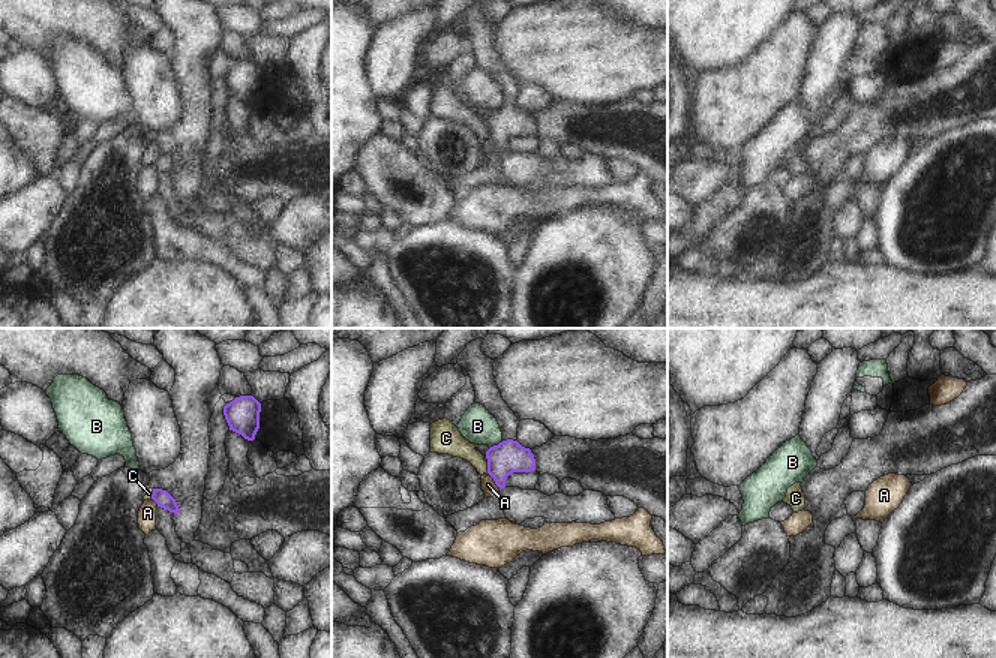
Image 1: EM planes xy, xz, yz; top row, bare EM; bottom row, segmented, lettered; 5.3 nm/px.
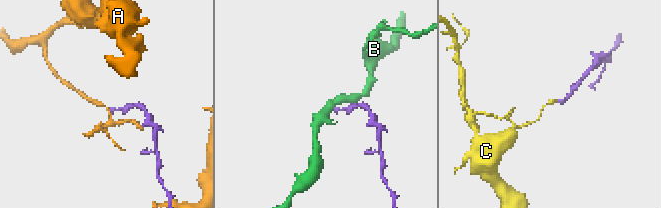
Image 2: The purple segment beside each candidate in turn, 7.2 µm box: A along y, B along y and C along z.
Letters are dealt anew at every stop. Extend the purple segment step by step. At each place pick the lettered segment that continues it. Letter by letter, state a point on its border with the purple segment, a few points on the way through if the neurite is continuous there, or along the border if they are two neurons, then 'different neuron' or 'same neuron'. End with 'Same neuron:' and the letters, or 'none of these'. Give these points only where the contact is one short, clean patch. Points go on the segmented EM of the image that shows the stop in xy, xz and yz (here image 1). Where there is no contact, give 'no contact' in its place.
A: xz (494, 480) | along xz (488, 472), (500, 489) | different neuron
B: xz (495, 445) | along xz (503, 441), (489, 448) | different neuron
C: xz (488, 468) | along xz (486, 462), (488, 472) | different neuron
Same neuron: none of these

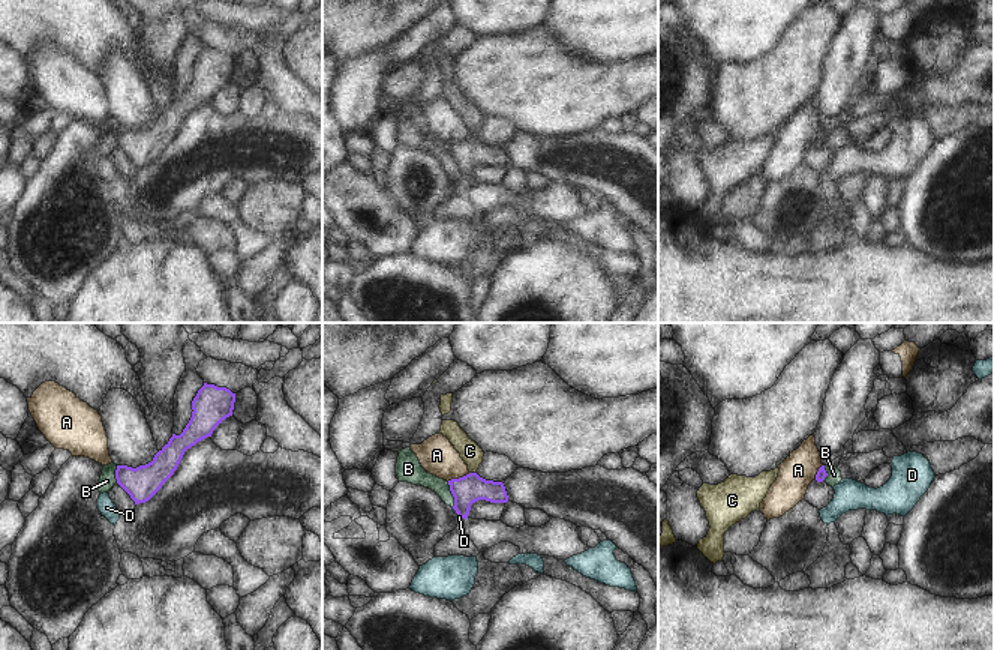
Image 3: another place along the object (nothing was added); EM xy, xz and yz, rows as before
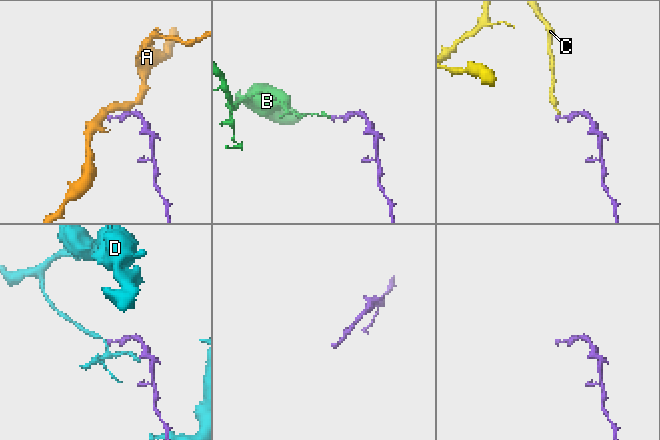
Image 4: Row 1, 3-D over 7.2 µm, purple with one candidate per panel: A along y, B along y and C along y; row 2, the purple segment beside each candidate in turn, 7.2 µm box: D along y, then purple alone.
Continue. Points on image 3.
A: xz (459, 478) | along xz (470, 473), (447, 481) | different neuron
B: xz (452, 493) | along xz (447, 482), (453, 506) | different neuron
C: xz (473, 473) | across xz (467, 490), (473, 484), (473, 473), (473, 454), (470, 451) | same neuron
D: xz (462, 517) | along xz (459, 515), (464, 520) | different neuron
Same neuron: C

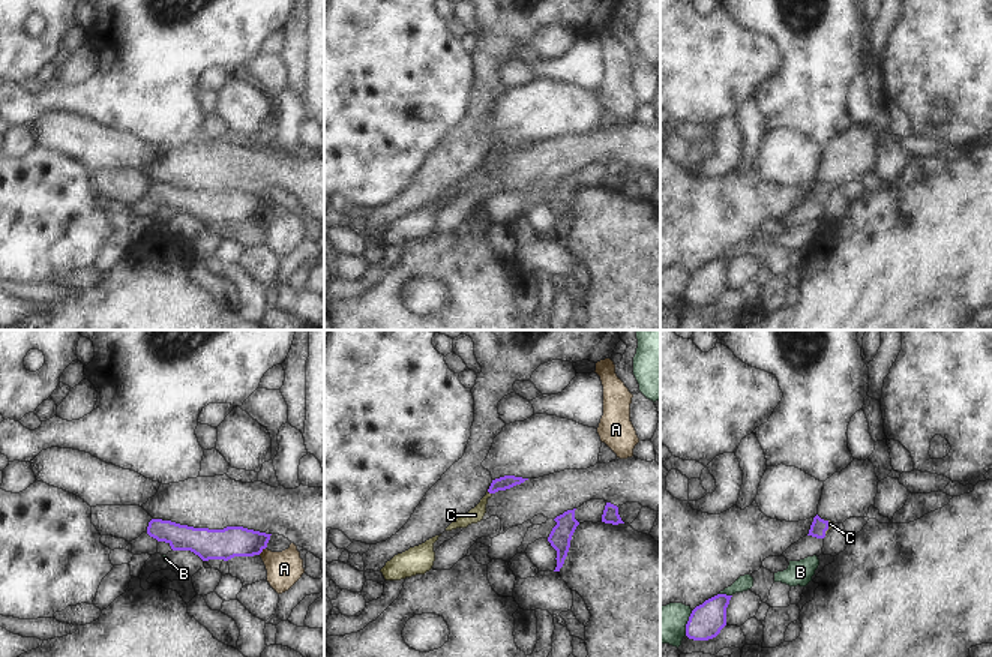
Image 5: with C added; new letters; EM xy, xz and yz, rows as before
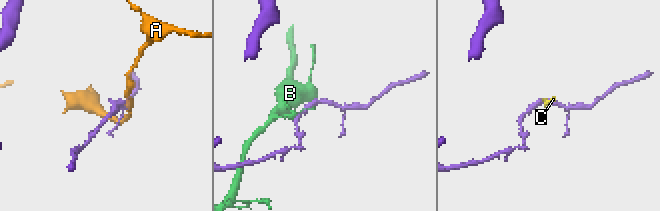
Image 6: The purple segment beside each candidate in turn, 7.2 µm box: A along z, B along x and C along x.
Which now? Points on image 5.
A: xy (261, 551) | different neuron
B: yz (688, 623) | different neuron
C: yz (827, 527) | across yz (818, 527), (827, 527), (830, 524) | same neuron
Same neuron: C

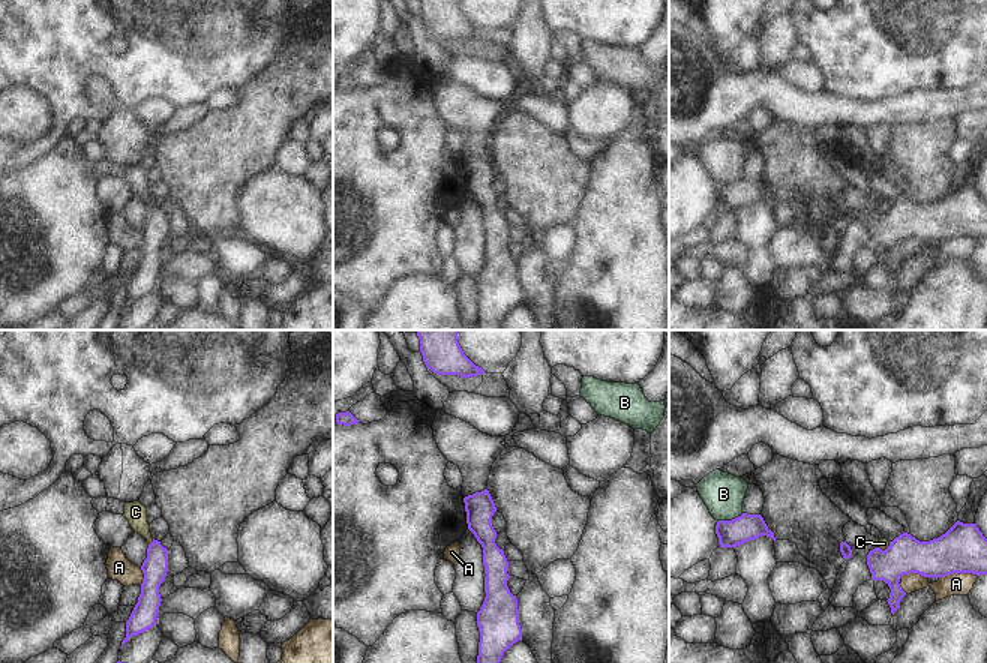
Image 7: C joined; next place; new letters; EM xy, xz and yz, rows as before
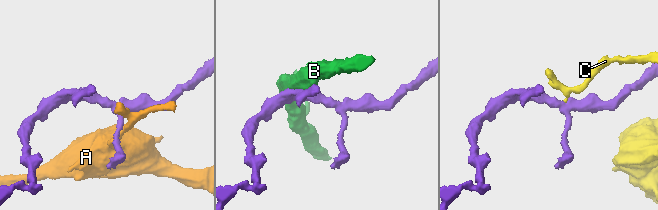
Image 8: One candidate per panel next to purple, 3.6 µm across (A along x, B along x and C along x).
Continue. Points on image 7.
A: yz (957, 572) | different neuron
B: yz (732, 519) | different neuron
C: xy (152, 542) | along xy (153, 539), (149, 545) | different neuron
Same neuron: none of these

